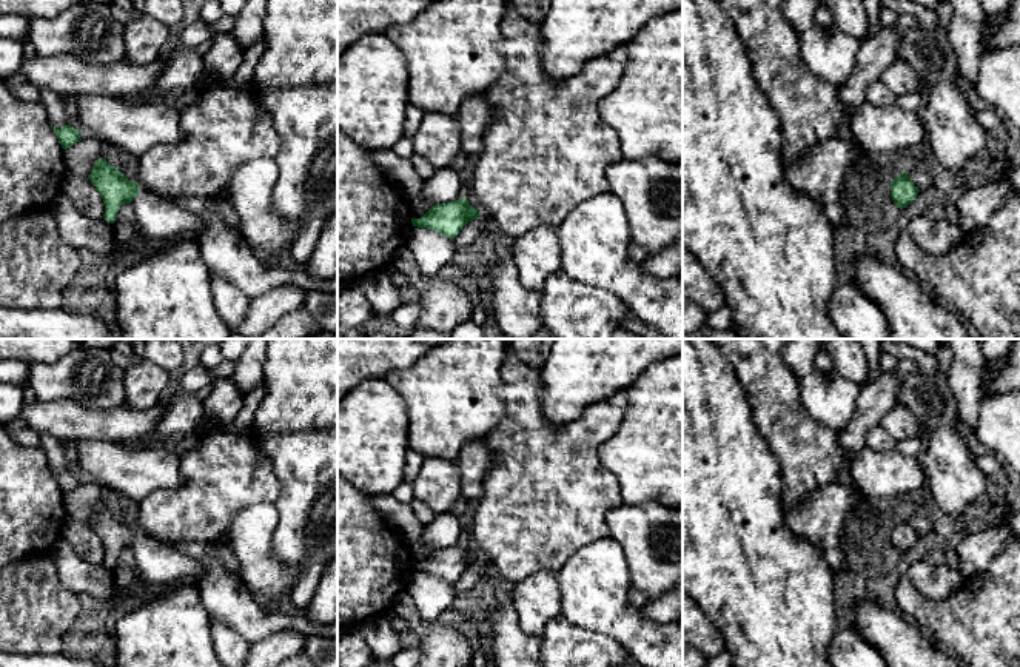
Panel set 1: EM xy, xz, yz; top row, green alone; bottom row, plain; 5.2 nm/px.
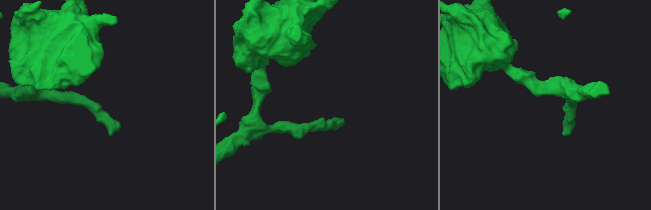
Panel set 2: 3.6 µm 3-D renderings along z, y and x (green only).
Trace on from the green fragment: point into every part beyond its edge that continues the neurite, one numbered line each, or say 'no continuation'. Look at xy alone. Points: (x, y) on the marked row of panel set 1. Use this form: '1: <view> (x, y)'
1: xy (157, 217)

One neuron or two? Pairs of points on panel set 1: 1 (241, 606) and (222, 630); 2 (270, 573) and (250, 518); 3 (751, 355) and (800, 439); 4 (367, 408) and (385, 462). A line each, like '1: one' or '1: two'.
1: two
2: one
3: one
4: one

